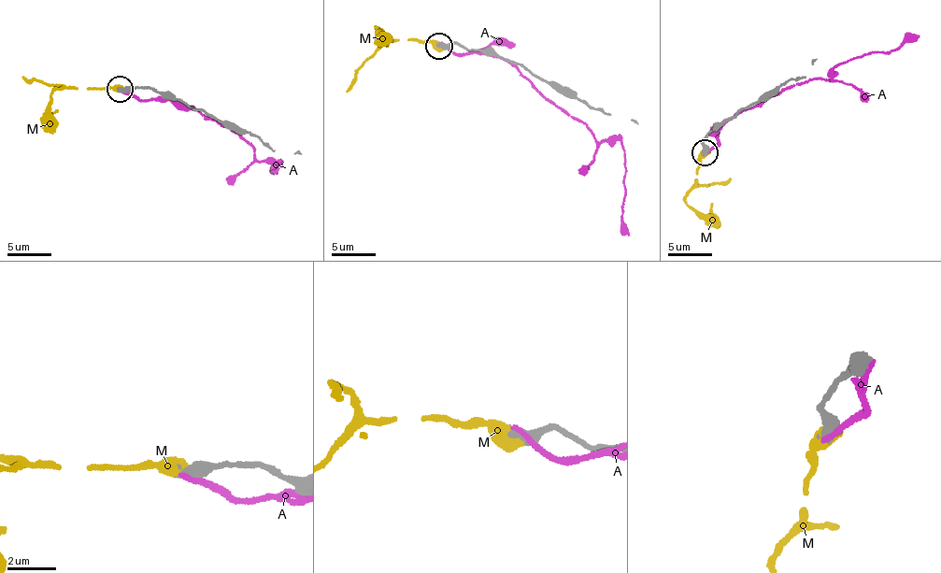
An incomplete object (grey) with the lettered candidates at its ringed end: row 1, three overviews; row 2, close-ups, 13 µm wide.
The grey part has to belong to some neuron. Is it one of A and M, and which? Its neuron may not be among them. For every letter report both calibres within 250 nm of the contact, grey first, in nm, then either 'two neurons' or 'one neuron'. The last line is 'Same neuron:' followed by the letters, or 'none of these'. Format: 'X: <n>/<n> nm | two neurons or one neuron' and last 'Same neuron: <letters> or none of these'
A: 650/280 nm | two neurons
M: 600/700 nm | one neuron
Same neuron: M

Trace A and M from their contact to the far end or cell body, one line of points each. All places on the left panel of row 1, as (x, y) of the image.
A: (124, 93), (137, 99), (188, 104), (241, 134), (257, 161), (282, 164), (274, 174), (271, 170), (278, 172)
M: (122, 88), (68, 87), (22, 77)

